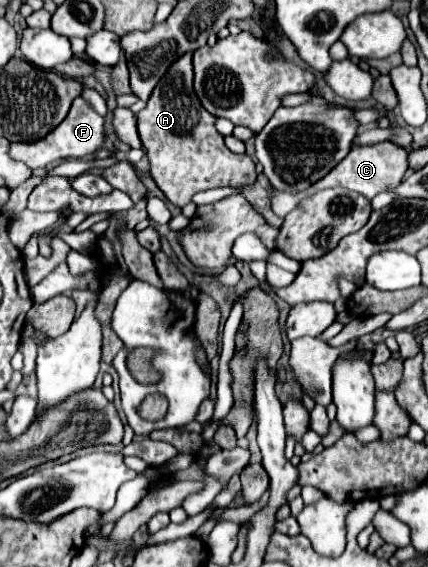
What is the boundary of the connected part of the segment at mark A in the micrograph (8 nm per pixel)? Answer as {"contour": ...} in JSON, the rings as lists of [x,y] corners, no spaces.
{"contour":[[[192,52],[178,58],[162,76],[142,112],[138,112],[138,134],[150,160],[150,174],[164,196],[178,208],[186,206],[196,192],[222,186],[248,186],[256,180],[254,162],[230,152],[224,136],[214,128],[216,118],[204,110],[194,86]]]}

